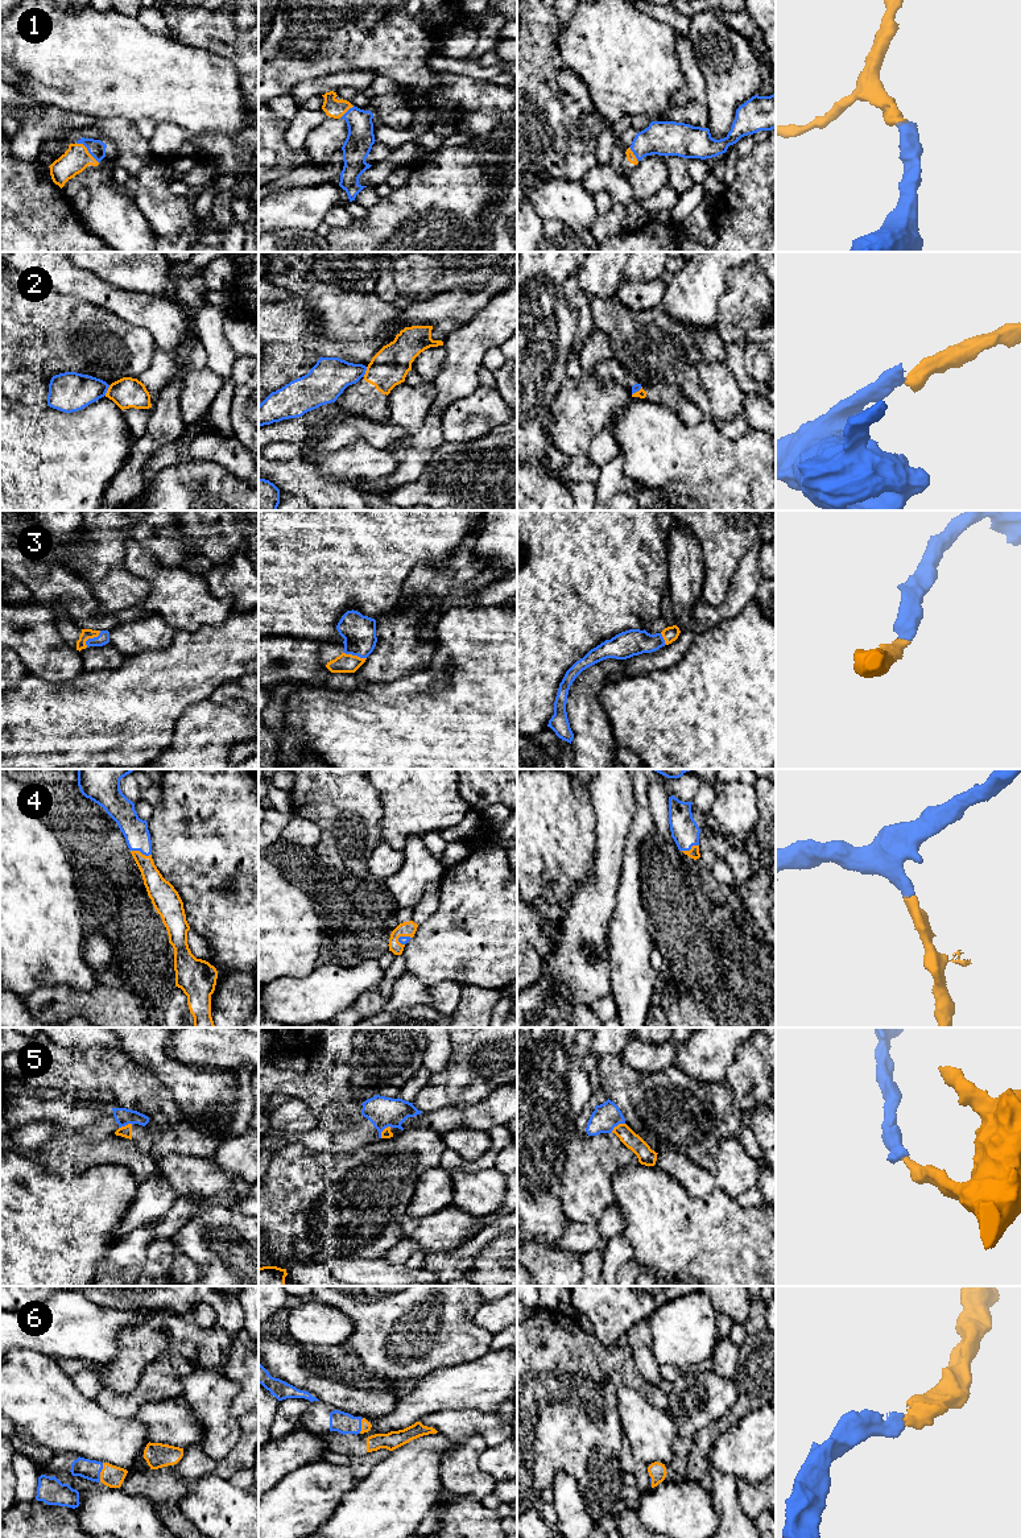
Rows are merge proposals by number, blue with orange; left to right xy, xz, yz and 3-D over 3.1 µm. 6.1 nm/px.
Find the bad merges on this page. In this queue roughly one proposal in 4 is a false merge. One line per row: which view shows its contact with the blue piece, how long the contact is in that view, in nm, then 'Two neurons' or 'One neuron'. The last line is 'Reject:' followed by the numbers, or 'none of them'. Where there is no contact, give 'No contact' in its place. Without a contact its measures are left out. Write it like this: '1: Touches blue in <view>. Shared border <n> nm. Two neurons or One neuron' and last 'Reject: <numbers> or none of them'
1: Touches blue in xy. Shared border 200 nm. One neuron
2: Touches blue in xy. Shared border 70 nm. Two neurons
3: Touches blue in xy. Shared border 140 nm. One neuron
4: Touches blue in xy. Shared border 130 nm. One neuron
5: Touches blue in yz. Shared border 110 nm. Two neurons
6: Touches blue in xy. Shared border 120 nm. One neuron
Reject: 2, 5

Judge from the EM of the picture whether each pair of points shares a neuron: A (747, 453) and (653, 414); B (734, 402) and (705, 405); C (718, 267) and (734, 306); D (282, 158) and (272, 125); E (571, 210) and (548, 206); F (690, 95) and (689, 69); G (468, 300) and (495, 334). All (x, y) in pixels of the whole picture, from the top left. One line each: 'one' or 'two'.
A: one
B: two
C: two
D: one
E: one
F: one
G: two

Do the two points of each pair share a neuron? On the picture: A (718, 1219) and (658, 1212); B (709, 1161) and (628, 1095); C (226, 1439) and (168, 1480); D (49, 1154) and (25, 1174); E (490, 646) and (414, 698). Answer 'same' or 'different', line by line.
A: same
B: same
C: different
D: different
E: same

